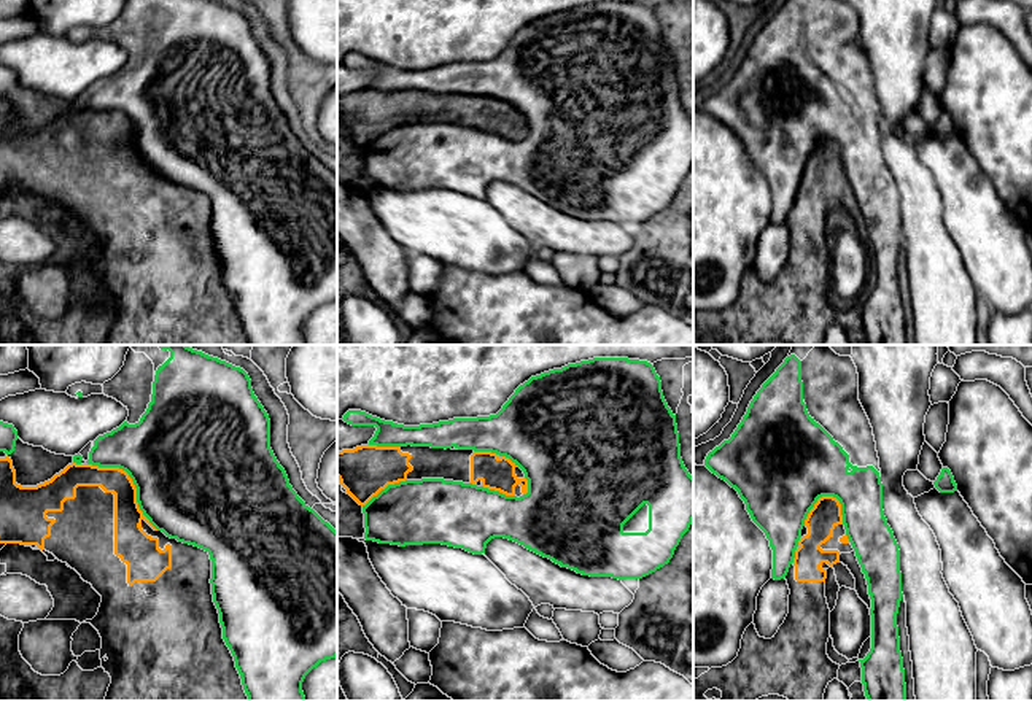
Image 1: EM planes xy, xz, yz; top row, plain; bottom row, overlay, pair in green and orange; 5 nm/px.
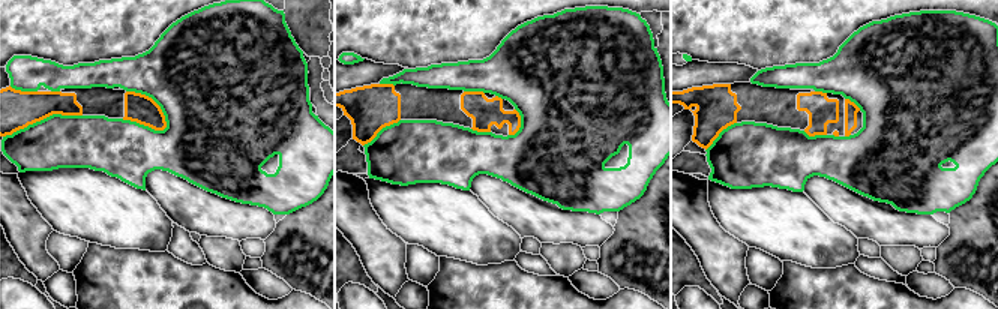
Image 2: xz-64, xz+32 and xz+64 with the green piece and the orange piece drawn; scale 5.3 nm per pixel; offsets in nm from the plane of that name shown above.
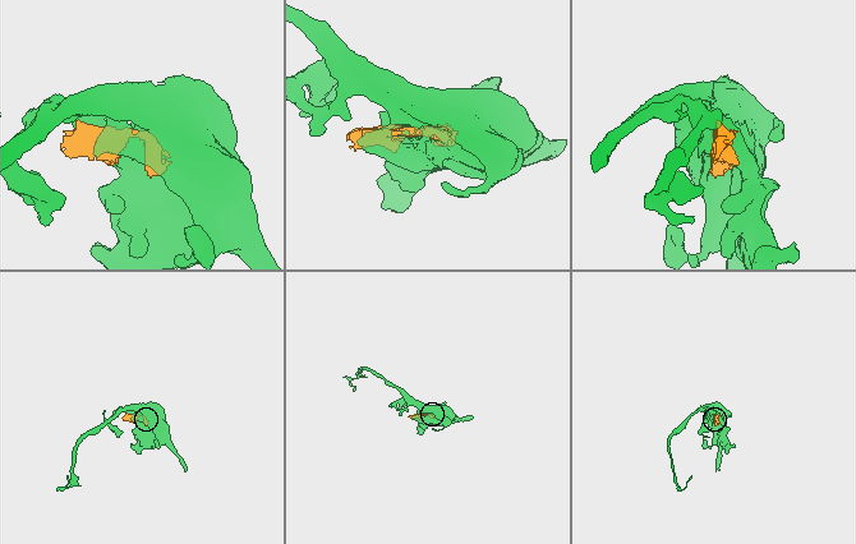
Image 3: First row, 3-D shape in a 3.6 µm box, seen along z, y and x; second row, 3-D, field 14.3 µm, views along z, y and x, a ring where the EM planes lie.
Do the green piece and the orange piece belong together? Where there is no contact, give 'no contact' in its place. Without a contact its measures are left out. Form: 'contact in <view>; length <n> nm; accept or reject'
contact in xy; length 500 nm; reject

